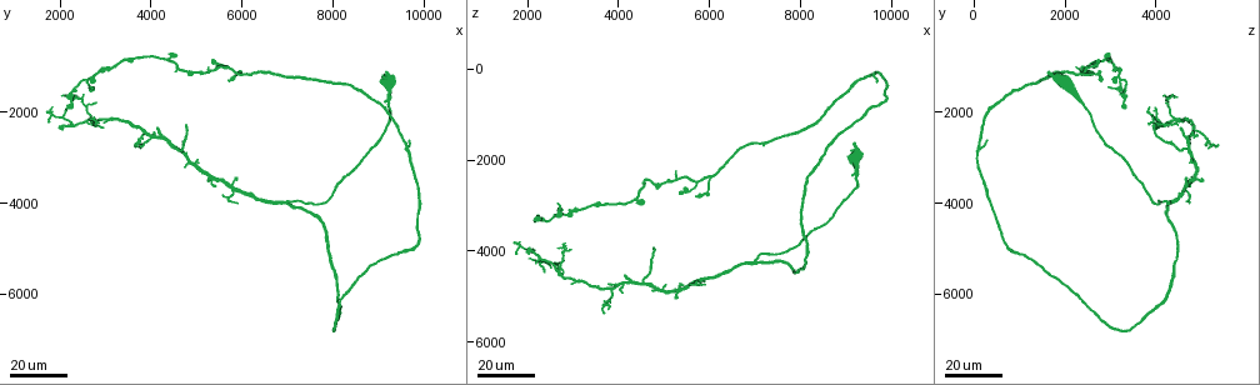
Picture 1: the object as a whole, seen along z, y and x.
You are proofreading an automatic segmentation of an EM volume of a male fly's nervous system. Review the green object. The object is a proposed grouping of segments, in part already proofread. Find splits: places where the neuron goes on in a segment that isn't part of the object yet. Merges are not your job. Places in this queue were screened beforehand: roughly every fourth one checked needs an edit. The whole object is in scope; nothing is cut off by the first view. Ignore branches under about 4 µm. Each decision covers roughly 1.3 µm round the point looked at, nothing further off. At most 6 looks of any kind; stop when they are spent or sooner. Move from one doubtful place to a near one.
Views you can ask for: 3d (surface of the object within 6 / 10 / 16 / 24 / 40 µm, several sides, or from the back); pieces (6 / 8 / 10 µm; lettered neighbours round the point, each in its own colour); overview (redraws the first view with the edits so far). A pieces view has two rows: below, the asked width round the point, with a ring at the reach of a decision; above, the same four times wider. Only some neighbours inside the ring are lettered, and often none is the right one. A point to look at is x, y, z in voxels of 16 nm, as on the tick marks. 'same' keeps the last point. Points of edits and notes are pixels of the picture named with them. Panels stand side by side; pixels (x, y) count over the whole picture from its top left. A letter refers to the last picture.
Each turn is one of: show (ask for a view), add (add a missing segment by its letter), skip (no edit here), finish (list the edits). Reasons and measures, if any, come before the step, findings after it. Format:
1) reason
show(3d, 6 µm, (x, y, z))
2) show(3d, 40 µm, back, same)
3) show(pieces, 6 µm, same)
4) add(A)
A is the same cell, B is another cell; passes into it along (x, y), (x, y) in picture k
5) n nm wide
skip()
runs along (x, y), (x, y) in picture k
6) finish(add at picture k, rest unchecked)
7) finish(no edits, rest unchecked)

free end
show(3d, 24 µm, (4100, 2350, 4550))

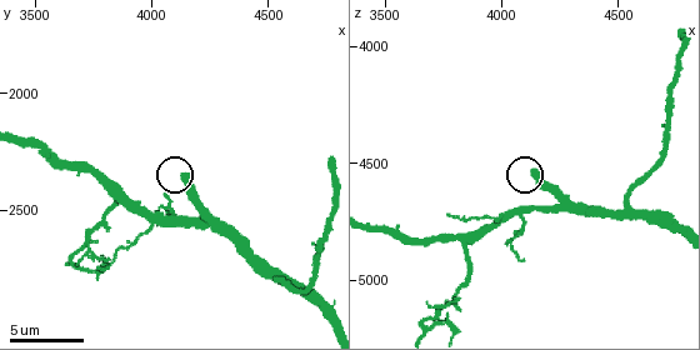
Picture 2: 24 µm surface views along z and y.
show(pieces, 8 µm, (4140, 2340, 4540))

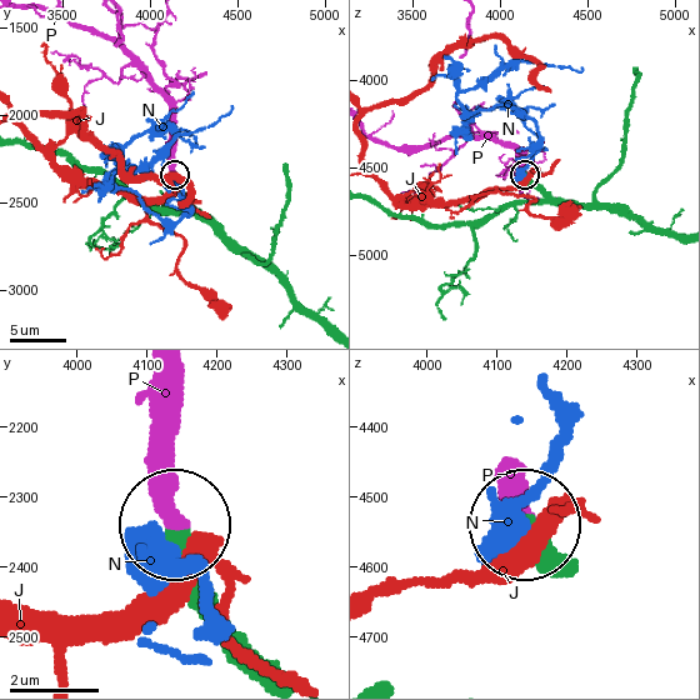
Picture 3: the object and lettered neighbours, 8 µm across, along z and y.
add(P)
P is the same cell, J and N are other cells; passes into it along (255, 650), (180, 526), (169, 374) in picture 3; it goes on there

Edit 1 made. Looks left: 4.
show(overview)

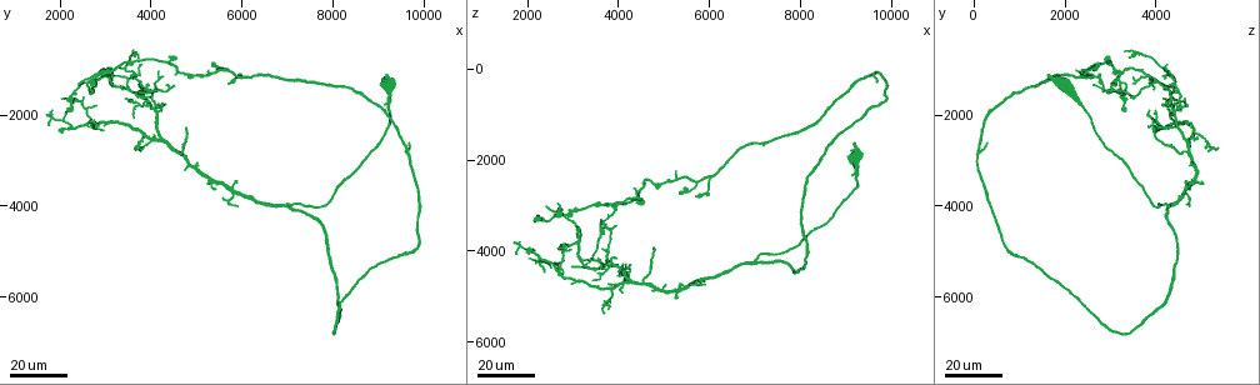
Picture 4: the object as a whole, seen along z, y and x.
tapers out
show(3d, 16 µm, (4800, 3250, 4850))

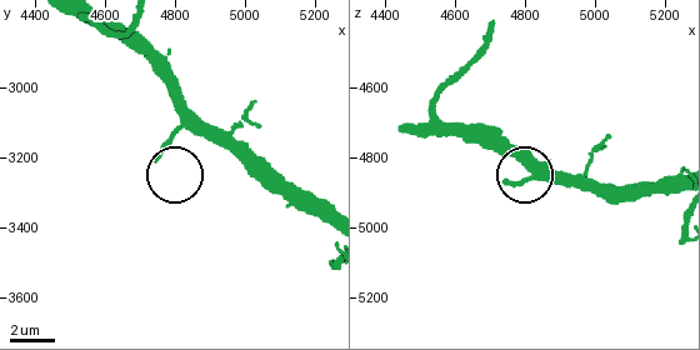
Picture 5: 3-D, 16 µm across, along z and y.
show(pieces, 10 µm, (4750, 3190, 4870))

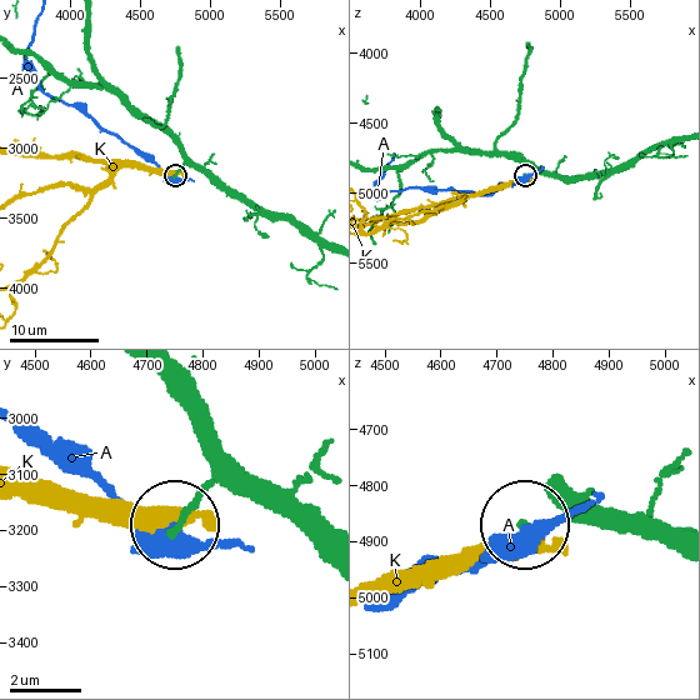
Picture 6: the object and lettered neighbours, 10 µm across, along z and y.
skip()
A and K are other cells; runs along (305, 235), (288, 221), (231, 196), (189, 165), (176, 175) in picture 6; no lettered segment goes on from it

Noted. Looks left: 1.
finish(add at picture 3, rest unchecked)

